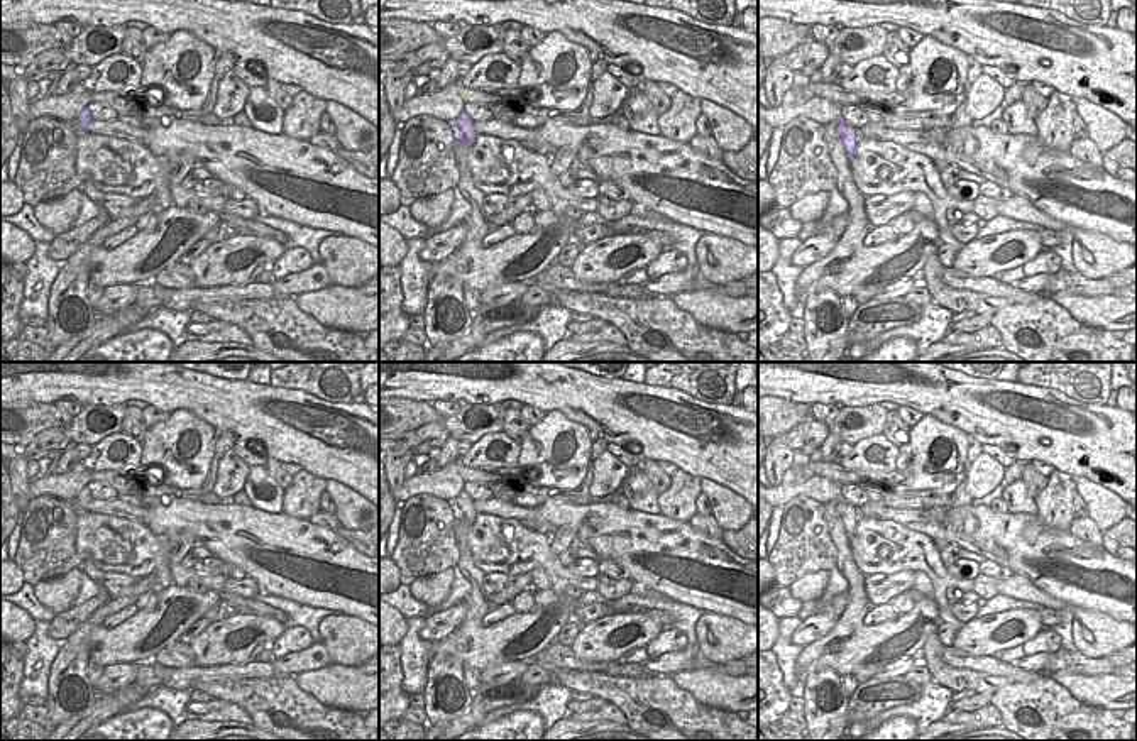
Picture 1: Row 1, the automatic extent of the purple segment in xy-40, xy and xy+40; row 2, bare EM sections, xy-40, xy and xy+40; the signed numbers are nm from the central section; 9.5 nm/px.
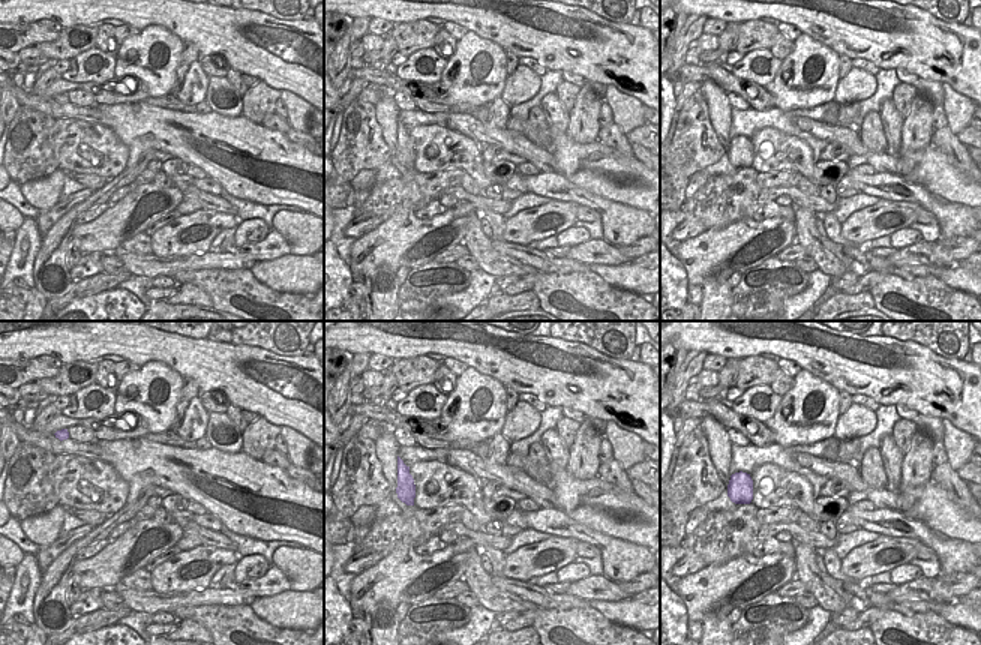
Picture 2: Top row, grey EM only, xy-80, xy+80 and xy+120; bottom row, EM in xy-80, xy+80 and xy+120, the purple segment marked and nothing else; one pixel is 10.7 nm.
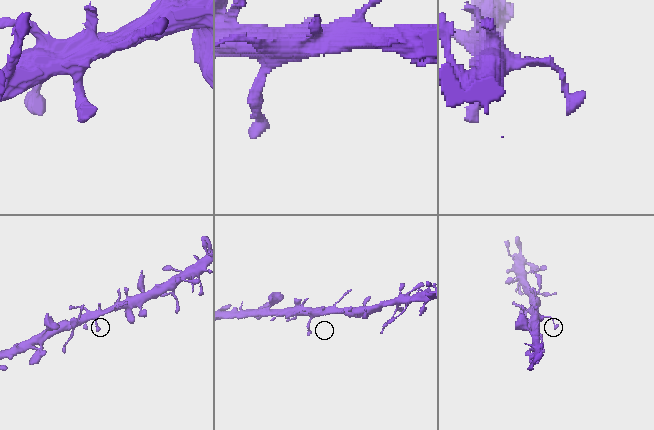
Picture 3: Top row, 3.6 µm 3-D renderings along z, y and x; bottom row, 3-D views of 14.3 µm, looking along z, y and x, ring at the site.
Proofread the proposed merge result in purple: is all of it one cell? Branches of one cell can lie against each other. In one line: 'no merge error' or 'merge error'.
no merge error

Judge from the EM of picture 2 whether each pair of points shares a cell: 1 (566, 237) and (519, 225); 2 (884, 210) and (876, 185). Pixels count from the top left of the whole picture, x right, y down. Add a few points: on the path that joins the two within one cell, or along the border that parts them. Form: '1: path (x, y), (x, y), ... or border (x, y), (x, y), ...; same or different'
1: border (572, 225), (555, 234); different
2: border (881, 197), (912, 201), (915, 204); different

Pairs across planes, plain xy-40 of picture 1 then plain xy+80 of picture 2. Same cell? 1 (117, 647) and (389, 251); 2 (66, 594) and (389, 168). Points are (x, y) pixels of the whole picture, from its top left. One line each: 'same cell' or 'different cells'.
1: same cell
2: different cells

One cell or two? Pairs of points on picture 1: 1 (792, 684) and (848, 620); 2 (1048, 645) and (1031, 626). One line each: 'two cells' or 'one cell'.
1: two cells
2: two cells

